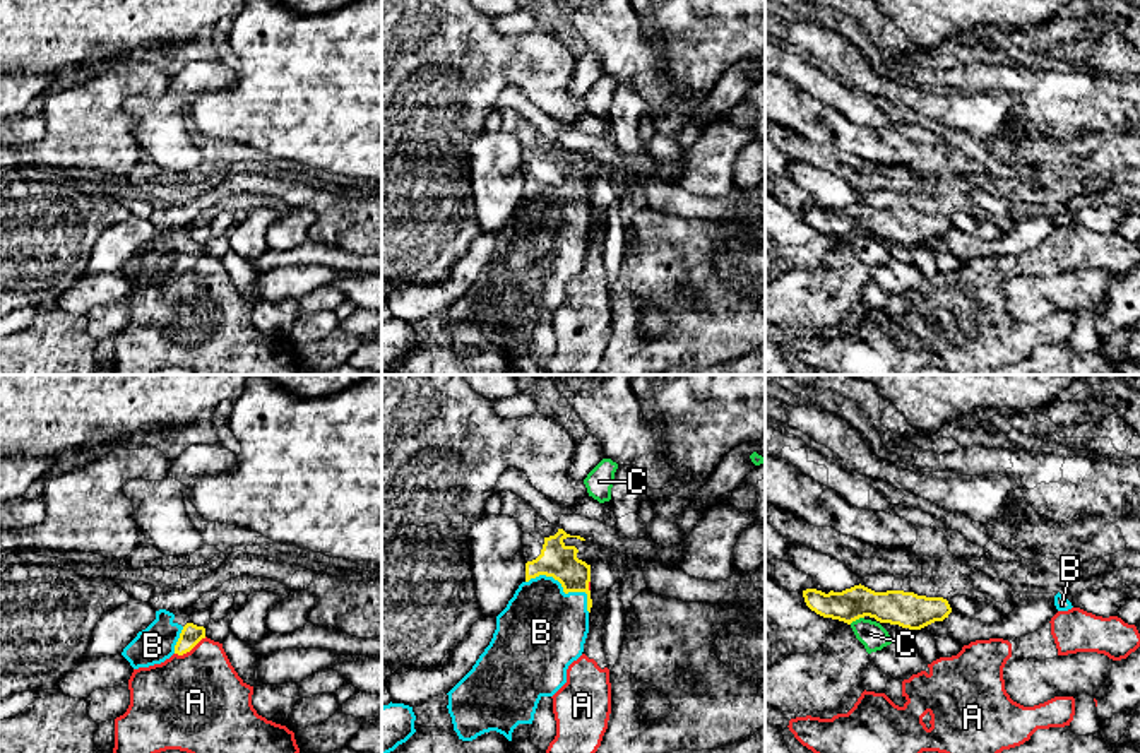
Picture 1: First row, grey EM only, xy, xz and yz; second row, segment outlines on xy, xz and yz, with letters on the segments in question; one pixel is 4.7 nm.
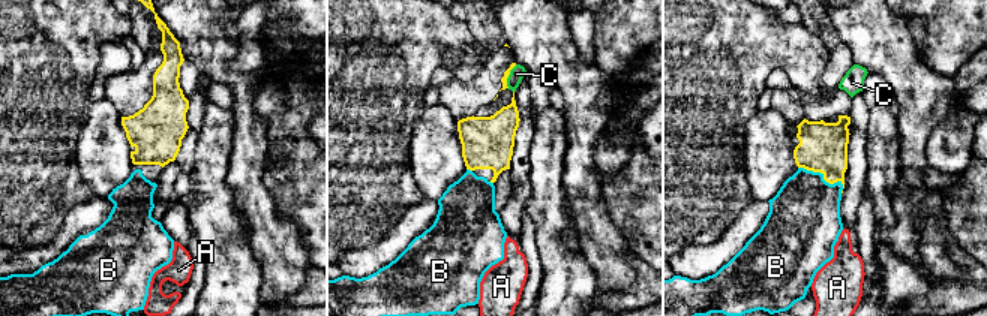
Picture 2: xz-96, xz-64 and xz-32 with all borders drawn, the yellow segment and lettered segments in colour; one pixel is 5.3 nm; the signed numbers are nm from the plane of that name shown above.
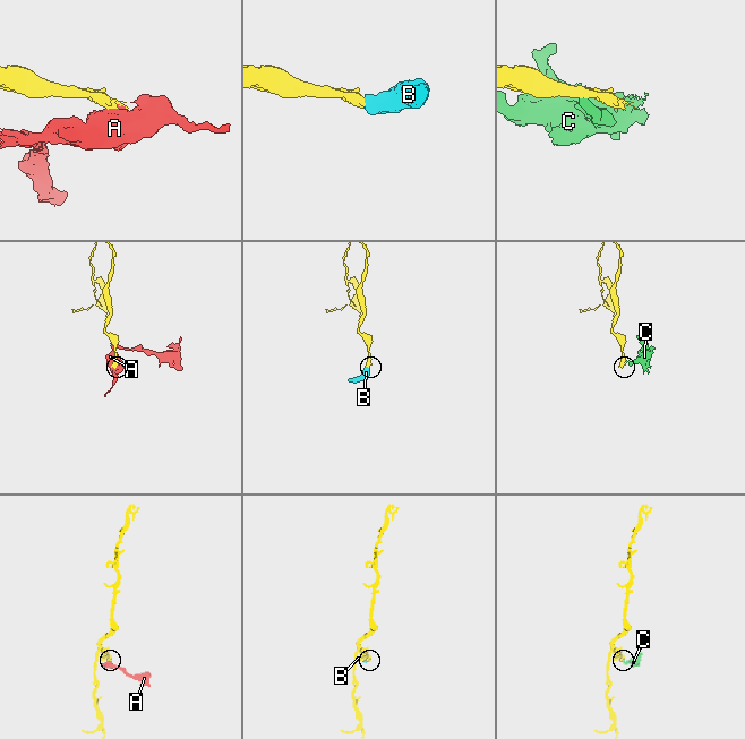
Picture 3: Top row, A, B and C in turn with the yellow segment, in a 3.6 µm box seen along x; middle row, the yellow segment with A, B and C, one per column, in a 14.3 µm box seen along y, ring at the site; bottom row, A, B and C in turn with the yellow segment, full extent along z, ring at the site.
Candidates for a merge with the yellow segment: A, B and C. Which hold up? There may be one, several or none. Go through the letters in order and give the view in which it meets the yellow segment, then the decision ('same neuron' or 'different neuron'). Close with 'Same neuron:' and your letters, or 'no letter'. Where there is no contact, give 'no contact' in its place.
A: meets yellow in xy; different neuron
B: meets yellow in xz; same neuron
C: meets yellow in yz; different neuron
Same neuron: B

